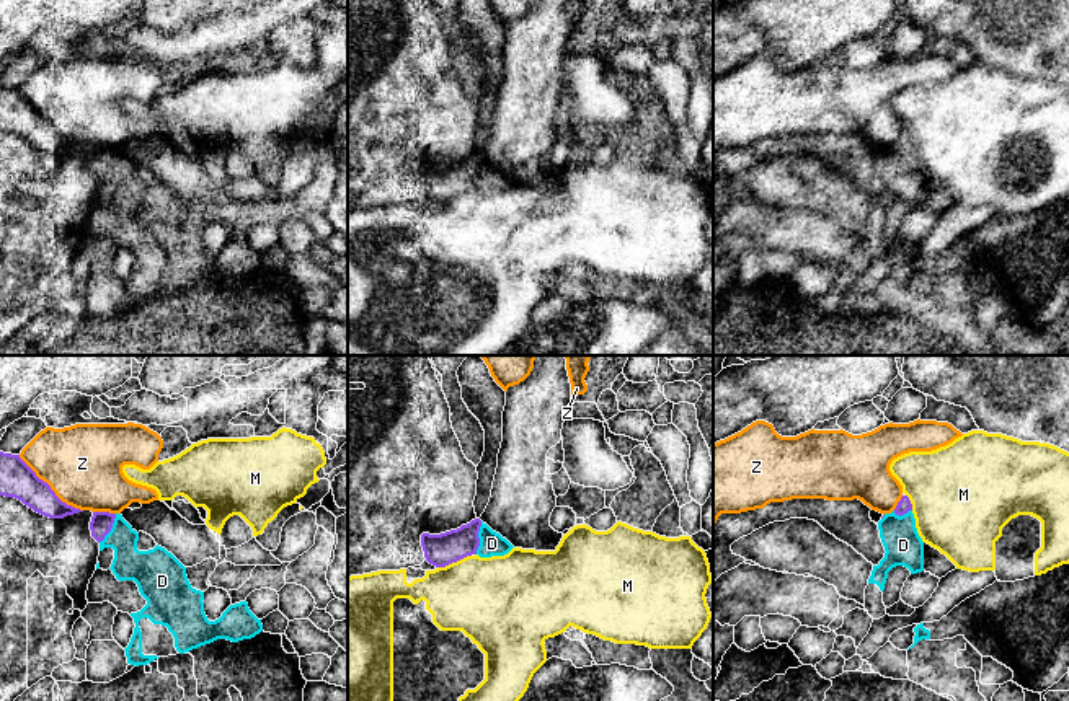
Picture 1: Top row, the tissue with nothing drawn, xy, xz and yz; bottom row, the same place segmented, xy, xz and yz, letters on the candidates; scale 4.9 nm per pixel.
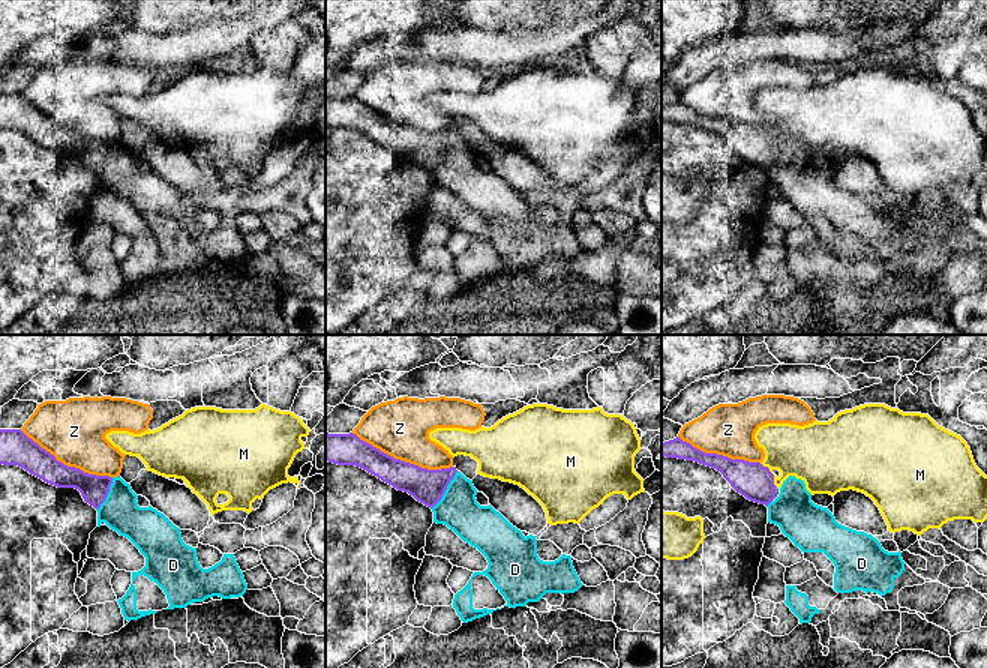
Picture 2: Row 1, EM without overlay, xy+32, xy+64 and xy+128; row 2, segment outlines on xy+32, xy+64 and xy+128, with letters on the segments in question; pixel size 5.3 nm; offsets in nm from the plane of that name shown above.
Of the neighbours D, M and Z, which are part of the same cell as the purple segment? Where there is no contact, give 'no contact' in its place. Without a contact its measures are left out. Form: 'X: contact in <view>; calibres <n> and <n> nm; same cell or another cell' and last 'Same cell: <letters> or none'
D: contact in xz; calibres 160 and 120 nm; same cell
M: contact in xz; calibres 160 and 420 nm; another cell
Z: contact in xy; calibres 180 and 380 nm; another cell
Same cell: D

